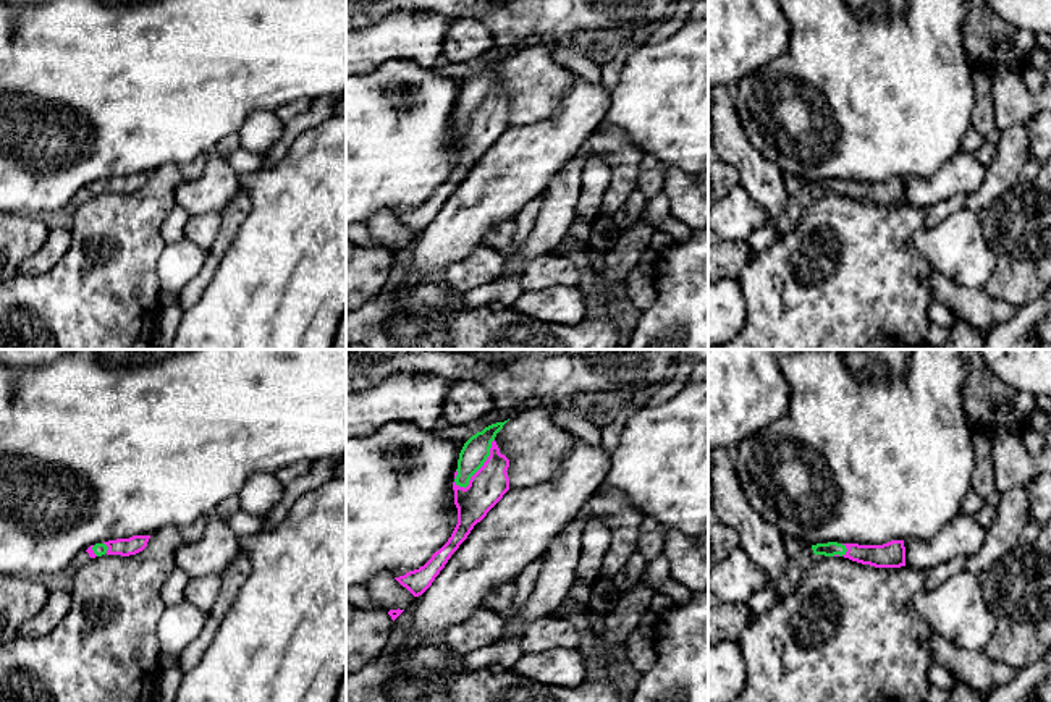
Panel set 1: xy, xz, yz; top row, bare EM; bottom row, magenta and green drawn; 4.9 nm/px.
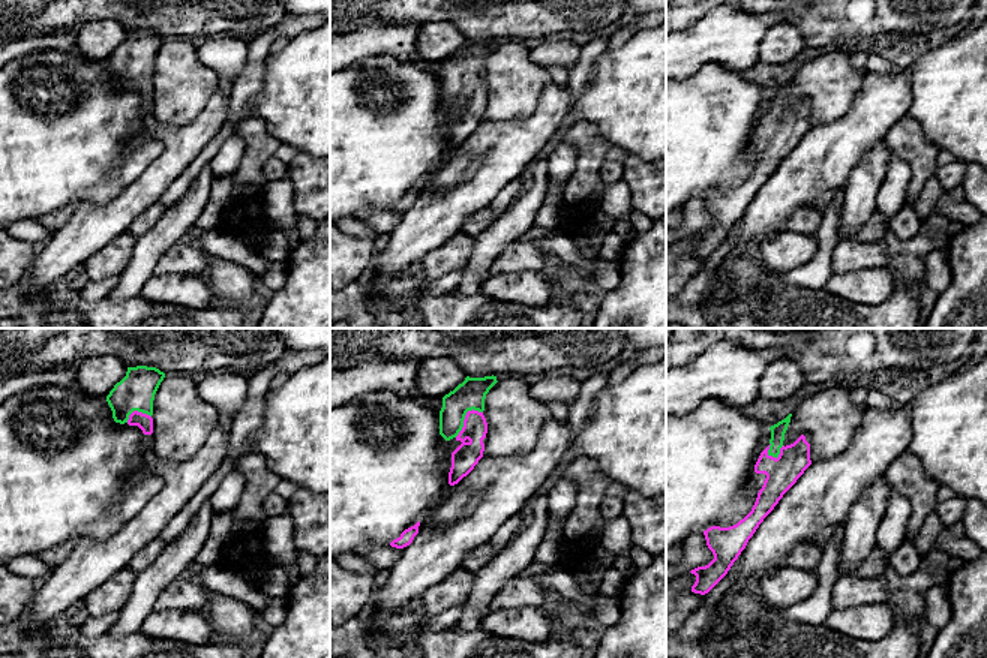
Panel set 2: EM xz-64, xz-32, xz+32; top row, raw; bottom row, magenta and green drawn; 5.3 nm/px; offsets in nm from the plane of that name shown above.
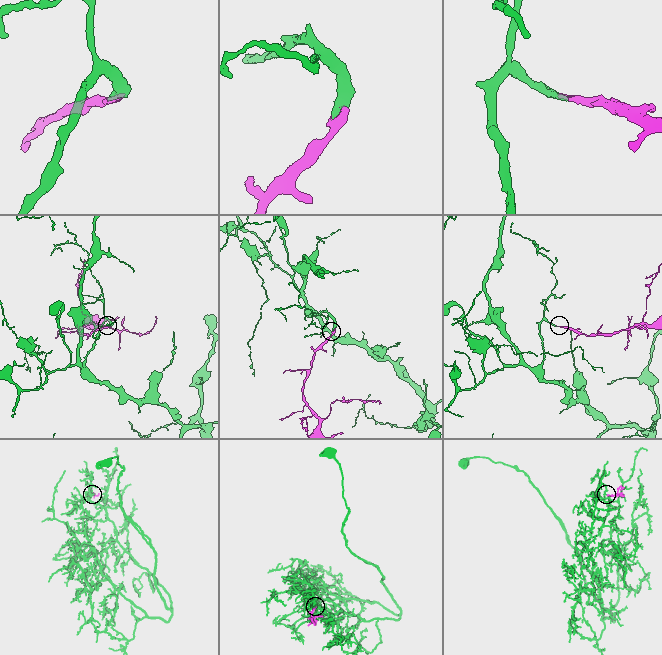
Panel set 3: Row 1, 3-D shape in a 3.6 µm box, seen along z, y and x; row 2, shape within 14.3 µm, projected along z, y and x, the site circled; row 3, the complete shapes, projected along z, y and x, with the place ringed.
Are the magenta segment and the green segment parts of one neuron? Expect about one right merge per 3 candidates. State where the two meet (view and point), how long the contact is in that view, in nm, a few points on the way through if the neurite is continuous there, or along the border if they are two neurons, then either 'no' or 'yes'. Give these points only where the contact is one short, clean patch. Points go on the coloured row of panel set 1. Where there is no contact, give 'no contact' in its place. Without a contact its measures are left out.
xz (481, 468) | 300 nm | across xz (490, 482), (481, 468), (481, 455), (476, 450) | yes

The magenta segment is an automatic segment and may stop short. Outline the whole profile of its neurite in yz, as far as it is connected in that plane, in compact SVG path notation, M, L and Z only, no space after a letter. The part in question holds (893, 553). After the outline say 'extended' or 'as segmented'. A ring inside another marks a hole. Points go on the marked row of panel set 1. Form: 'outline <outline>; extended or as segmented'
outline M891 540L883 545L859 545L859 543L817 543L812 545L815 555L844 556L852 561L870 565L875 568L901 568L905 566L904 540Z; extended

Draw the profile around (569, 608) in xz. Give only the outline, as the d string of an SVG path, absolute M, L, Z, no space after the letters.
M566 597L564 602L551 613L555 618L574 618L585 611L585 605L576 602L572 597Z

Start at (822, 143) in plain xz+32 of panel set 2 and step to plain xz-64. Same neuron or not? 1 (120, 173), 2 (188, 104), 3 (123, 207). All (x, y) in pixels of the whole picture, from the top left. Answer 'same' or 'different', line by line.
1: different
2: different
3: same

